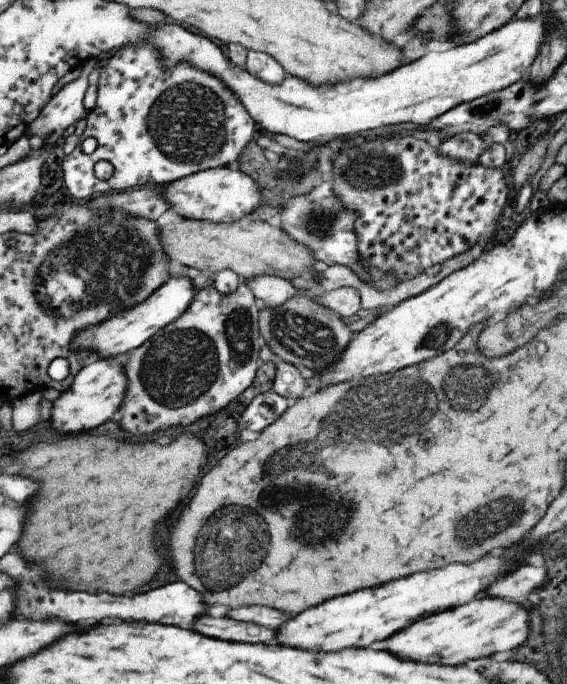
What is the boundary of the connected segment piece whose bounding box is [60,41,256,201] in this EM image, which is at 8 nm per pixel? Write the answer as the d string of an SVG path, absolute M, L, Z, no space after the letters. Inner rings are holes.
M143 41L136 47L127 46L119 48L116 54L107 56L104 61L106 61L104 64L100 63L101 71L97 84L97 101L93 109L88 110L87 128L80 137L81 140L87 137L95 138L99 145L91 154L85 155L81 145L78 144L73 152L69 155L64 155L60 161L64 184L66 184L66 188L74 200L88 201L96 195L106 195L110 192L128 191L137 187L165 185L166 183L171 183L179 178L187 177L198 171L205 171L216 167L228 167L239 160L240 153L244 150L244 147L246 148L246 144L254 139L254 130L256 130L254 119L248 114L248 111L244 108L240 99L225 85L225 83L193 67L190 63L180 63L174 67L164 67L163 59L159 51L149 41ZM99 160L106 160L106 162L112 164L114 172L110 179L99 180L96 177L94 173L94 164Z

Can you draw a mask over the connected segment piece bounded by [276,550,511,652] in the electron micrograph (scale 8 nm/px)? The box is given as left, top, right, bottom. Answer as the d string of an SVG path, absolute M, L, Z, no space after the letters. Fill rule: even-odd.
M499 550L494 556L484 556L480 562L472 564L450 564L434 572L414 574L404 580L396 580L378 588L358 590L346 596L332 598L320 606L308 608L298 616L284 622L278 628L278 644L302 648L302 650L324 650L336 652L342 648L366 648L370 642L386 640L405 626L421 618L441 613L466 604L484 594L484 590L498 577L503 577L511 565L511 556ZM388 606L388 608L386 608Z

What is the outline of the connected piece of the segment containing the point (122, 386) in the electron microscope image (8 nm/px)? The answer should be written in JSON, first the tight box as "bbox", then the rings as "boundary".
{"bbox":[50,359,127,435],"boundary":[[[96,359],[93,363],[83,366],[74,377],[68,390],[60,393],[52,402],[50,424],[54,430],[64,435],[86,433],[92,428],[103,427],[107,421],[115,420],[121,408],[121,402],[126,396],[127,378],[123,365],[111,364],[109,359]]]}

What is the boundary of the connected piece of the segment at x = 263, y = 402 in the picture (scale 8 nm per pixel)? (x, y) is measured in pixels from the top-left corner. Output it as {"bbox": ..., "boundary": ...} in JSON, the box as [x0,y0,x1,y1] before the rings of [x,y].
{"bbox":[238,390,288,432],"boundary":[[[273,390],[261,393],[253,398],[241,414],[238,424],[240,430],[260,432],[270,426],[288,408],[288,402],[283,396]]]}

